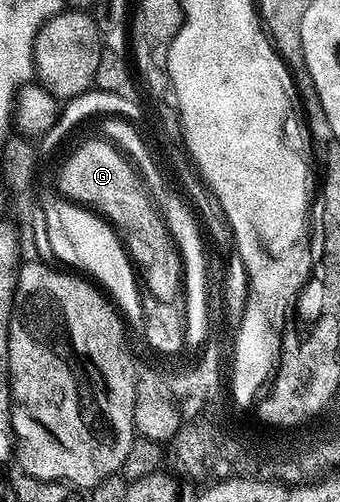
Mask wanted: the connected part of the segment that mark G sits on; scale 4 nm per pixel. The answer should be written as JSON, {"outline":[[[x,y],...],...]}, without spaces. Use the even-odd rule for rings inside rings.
{"outline":[[[94,144],[68,155],[64,162],[65,165],[59,171],[64,175],[65,190],[82,207],[103,215],[117,231],[140,281],[145,281],[147,294],[159,302],[169,301],[170,296],[182,294],[182,274],[177,269],[180,252],[172,236],[165,236],[168,229],[161,229],[161,223],[149,210],[145,195],[140,195],[137,183],[133,182],[133,174],[130,174],[122,158],[107,146]]]}

